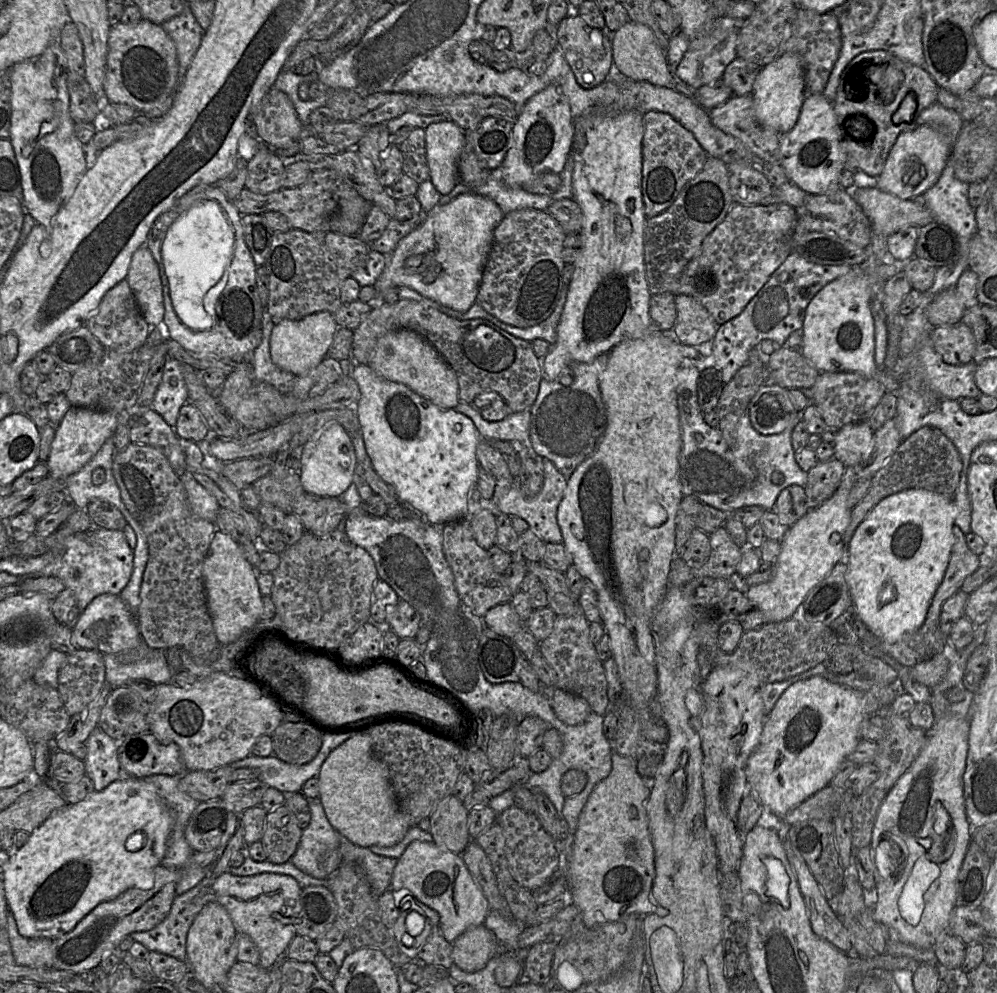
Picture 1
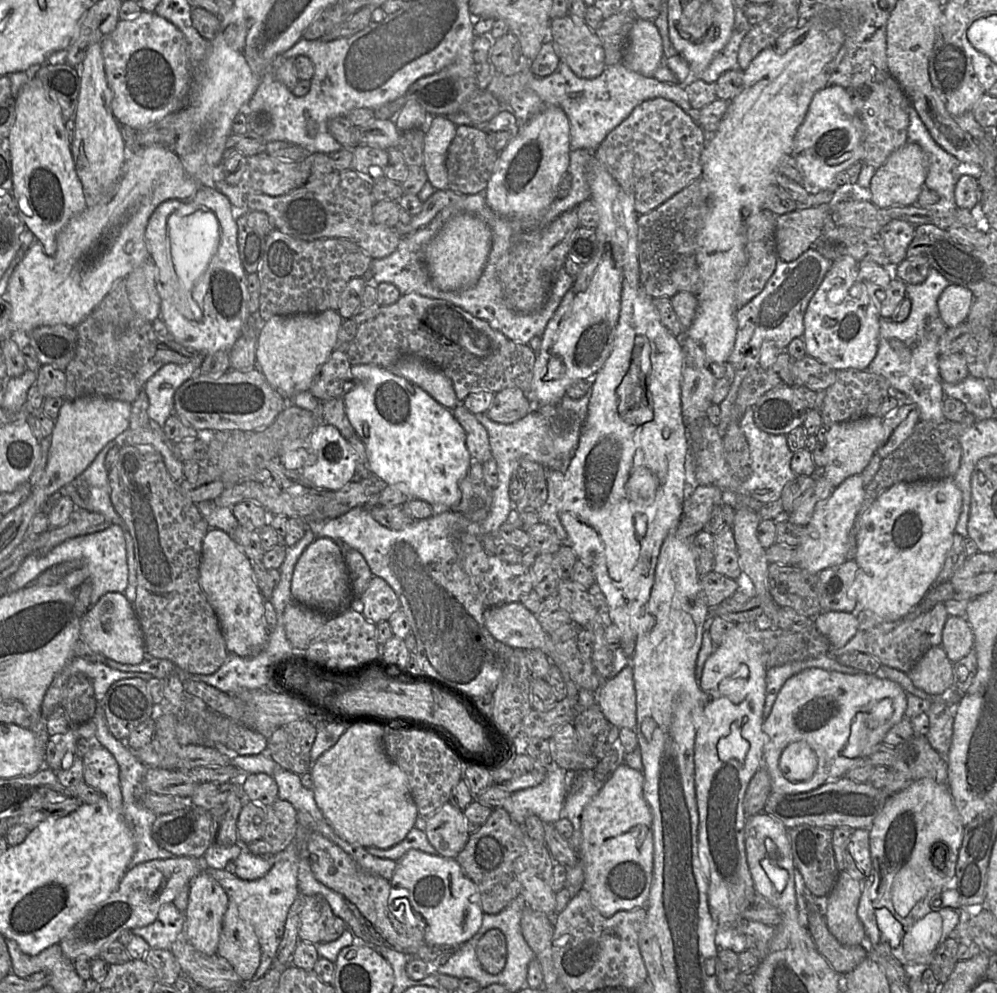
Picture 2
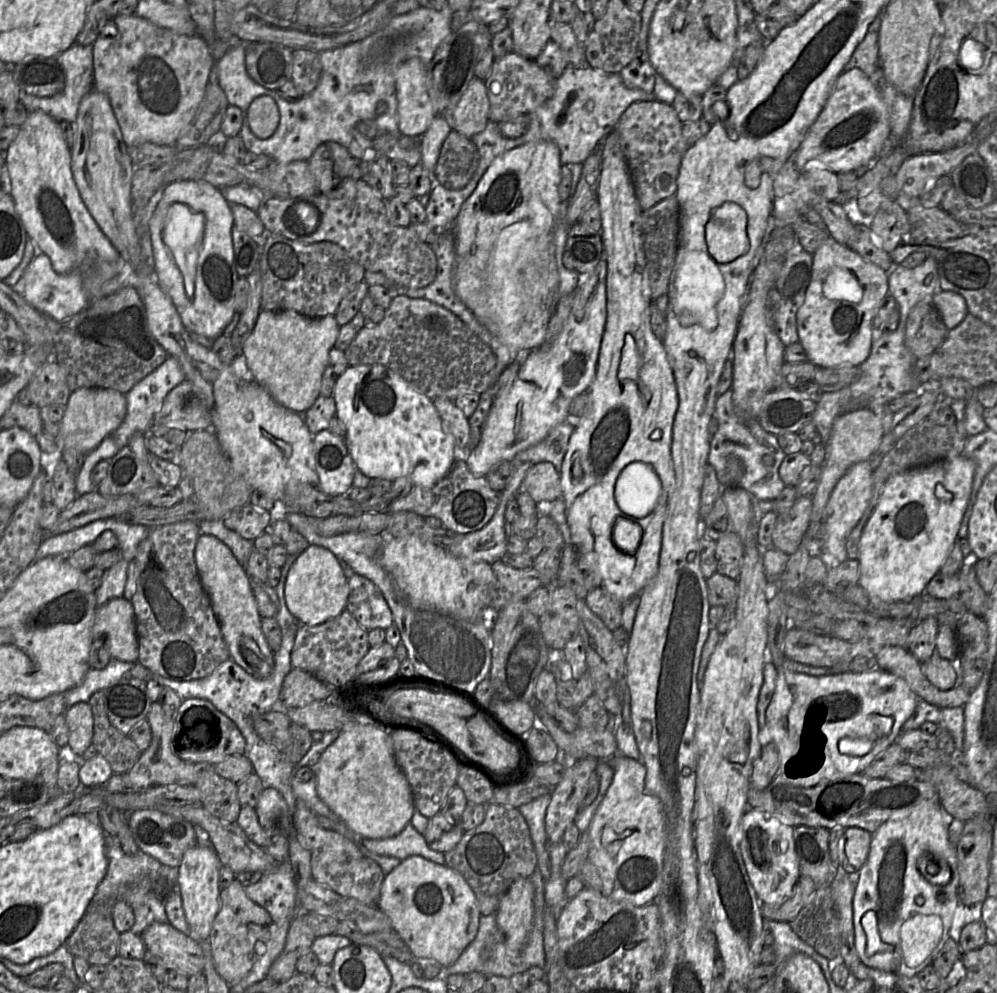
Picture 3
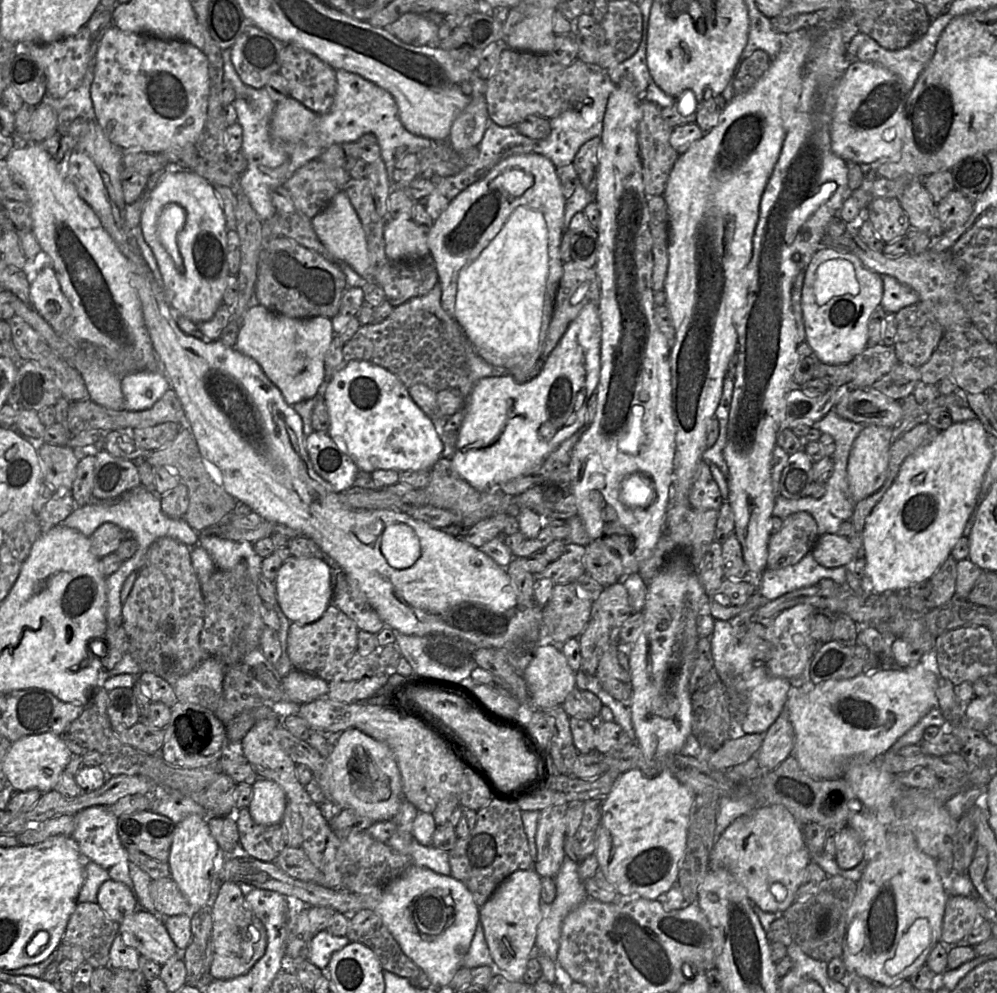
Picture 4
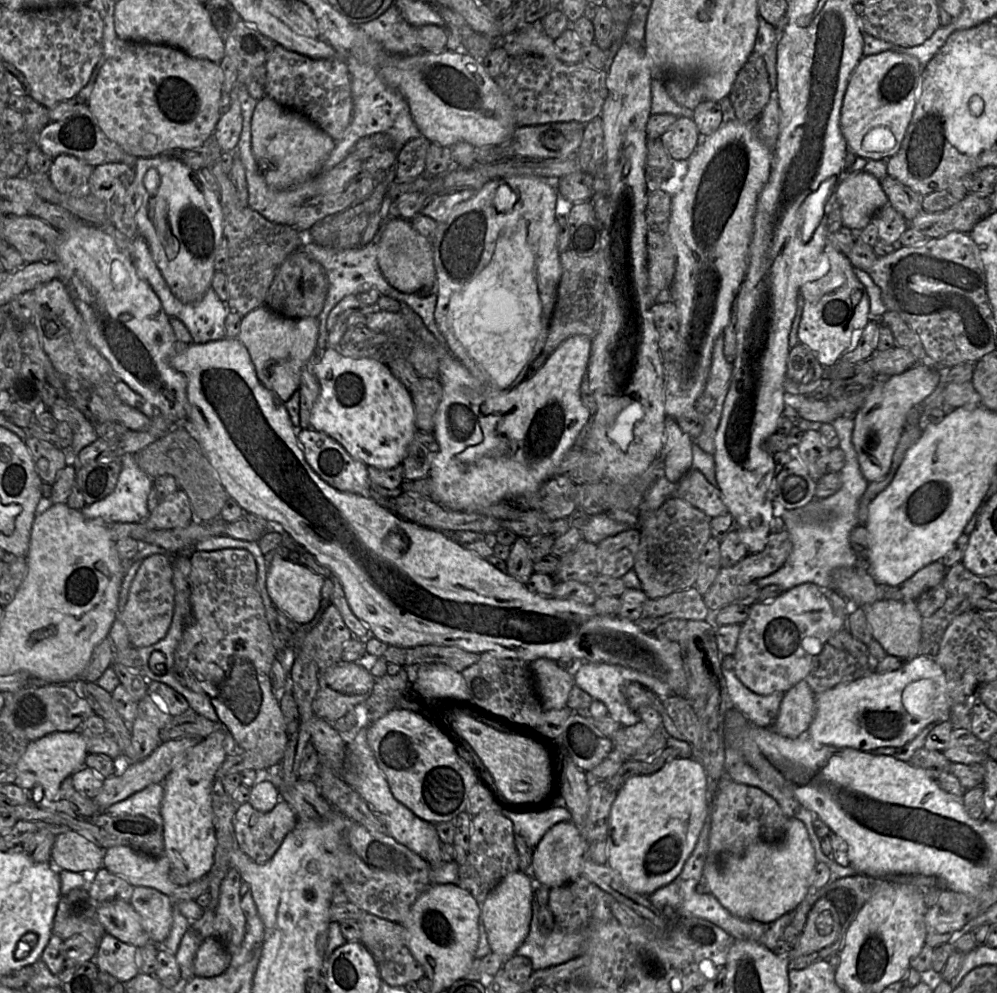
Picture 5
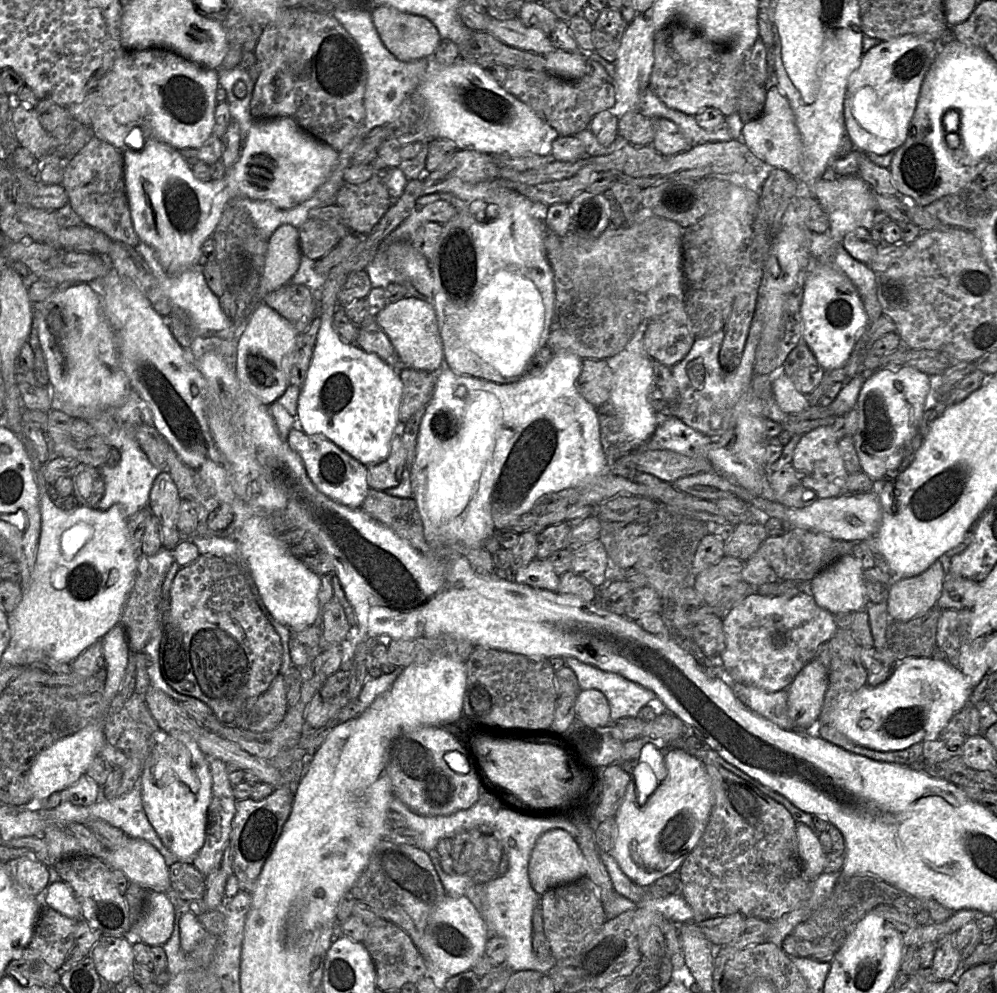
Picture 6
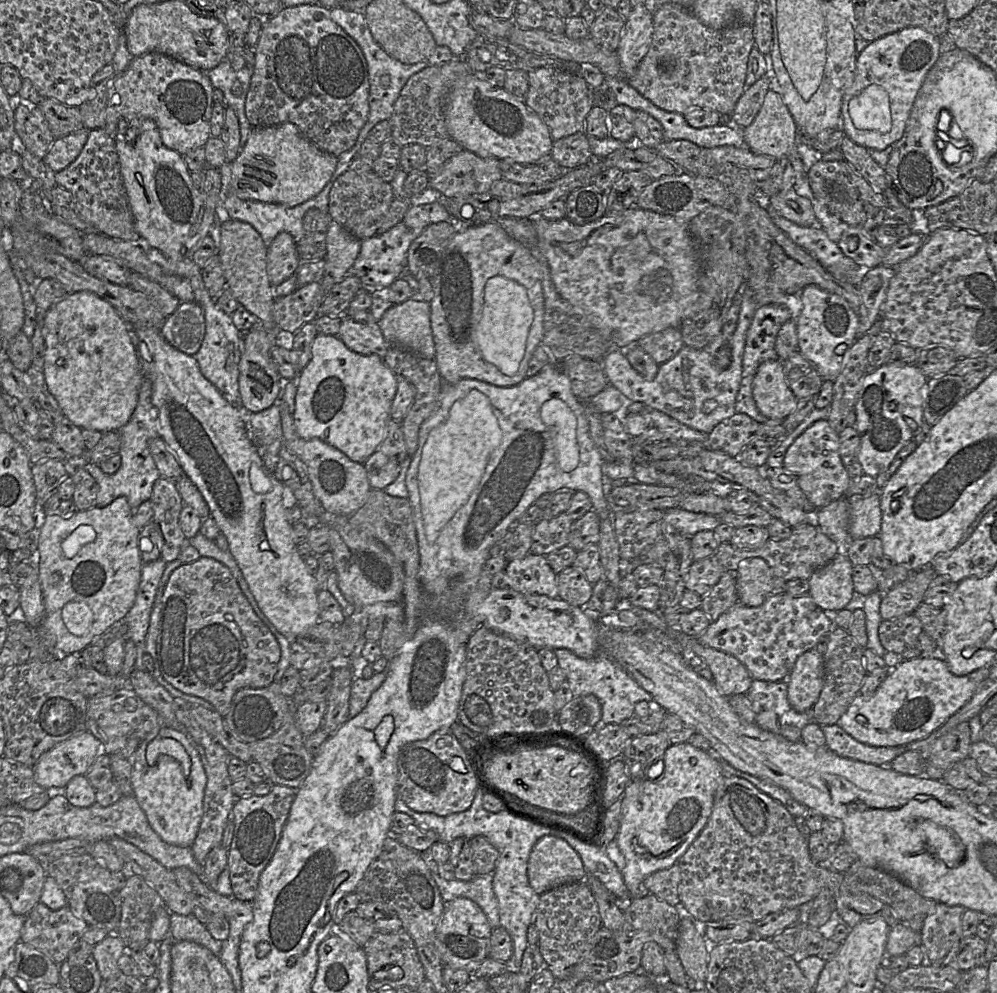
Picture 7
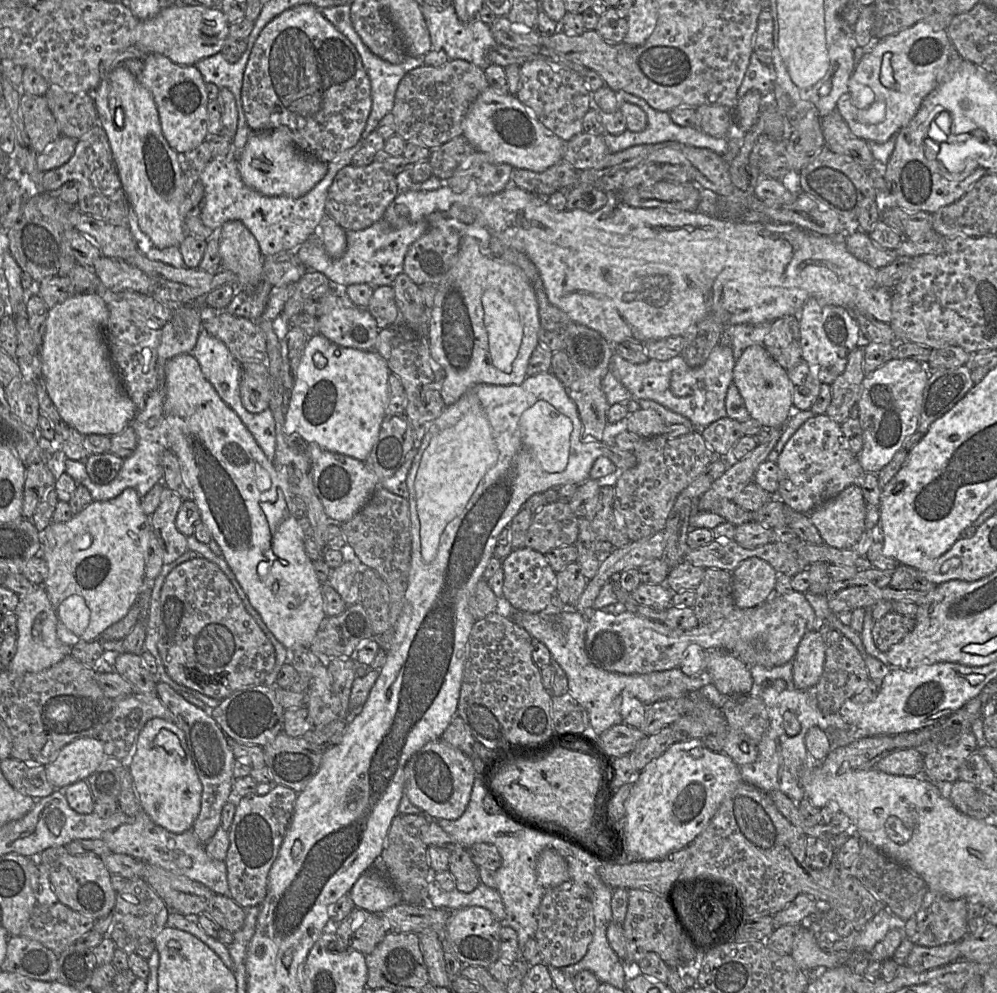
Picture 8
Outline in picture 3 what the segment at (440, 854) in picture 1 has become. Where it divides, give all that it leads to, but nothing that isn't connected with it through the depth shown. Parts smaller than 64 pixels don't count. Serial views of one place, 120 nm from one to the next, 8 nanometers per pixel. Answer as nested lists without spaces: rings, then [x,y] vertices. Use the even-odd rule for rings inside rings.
[[[419,855],[409,856],[385,876],[377,907],[390,919],[393,929],[406,942],[416,959],[433,959],[443,967],[452,965],[475,939],[481,913],[476,896],[464,877],[447,865]]]

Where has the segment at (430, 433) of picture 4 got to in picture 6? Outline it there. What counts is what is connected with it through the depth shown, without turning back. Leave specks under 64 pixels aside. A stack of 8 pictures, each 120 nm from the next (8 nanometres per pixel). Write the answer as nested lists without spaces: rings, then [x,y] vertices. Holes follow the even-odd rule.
[[[421,179],[408,181],[401,196],[390,204],[366,239],[353,250],[345,261],[334,266],[327,275],[319,304],[320,330],[314,345],[312,362],[298,399],[296,420],[298,419],[301,424],[301,431],[309,435],[318,434],[326,437],[365,466],[381,463],[390,454],[392,439],[399,430],[399,408],[403,396],[403,384],[398,372],[377,355],[366,353],[356,344],[349,344],[341,340],[333,328],[333,316],[338,308],[342,308],[339,305],[339,292],[348,276],[353,272],[365,270],[377,254],[378,246],[384,238],[415,209],[417,200],[413,193],[420,190],[420,185]]]

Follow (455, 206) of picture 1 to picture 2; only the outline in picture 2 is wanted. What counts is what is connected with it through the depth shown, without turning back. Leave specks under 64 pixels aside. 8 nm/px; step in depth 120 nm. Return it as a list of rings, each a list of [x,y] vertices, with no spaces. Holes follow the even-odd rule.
[[[460,213],[451,217],[426,249],[433,284],[443,291],[458,291],[473,286],[480,278],[492,246],[492,232],[480,217]]]

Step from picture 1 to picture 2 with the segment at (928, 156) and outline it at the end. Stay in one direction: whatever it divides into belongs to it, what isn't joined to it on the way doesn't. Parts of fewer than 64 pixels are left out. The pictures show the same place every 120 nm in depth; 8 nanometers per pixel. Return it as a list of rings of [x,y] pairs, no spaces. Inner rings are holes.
[[[906,142],[894,151],[885,163],[875,170],[869,185],[870,201],[879,208],[902,207],[915,204],[927,176],[926,155],[916,143]]]

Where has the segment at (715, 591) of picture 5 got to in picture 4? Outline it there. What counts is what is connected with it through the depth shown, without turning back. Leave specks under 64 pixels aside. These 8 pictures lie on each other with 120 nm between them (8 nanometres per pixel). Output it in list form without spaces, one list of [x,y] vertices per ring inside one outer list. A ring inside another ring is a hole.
[[[806,511],[793,513],[783,520],[781,529],[768,541],[767,569],[781,569],[797,563],[818,537],[818,526]]]

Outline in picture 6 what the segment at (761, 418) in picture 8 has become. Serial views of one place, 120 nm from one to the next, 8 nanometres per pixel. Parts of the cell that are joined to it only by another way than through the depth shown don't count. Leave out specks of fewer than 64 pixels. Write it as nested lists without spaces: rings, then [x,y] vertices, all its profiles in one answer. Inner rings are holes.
[[[779,367],[769,374],[774,399],[779,408],[786,414],[802,412],[810,406],[807,397],[799,393],[792,381]]]

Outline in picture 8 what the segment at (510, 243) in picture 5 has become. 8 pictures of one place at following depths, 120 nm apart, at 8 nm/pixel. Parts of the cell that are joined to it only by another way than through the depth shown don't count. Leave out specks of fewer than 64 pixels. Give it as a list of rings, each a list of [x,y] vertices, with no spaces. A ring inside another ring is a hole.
[[[487,289],[482,296],[484,325],[493,365],[510,373],[523,337],[519,315],[498,289]]]

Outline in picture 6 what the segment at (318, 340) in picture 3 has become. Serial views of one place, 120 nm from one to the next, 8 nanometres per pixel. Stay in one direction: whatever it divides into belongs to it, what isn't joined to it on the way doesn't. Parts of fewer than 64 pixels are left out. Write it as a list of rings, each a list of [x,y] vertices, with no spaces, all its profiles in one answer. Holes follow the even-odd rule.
[[[264,303],[256,305],[248,316],[247,326],[238,342],[236,375],[241,385],[268,407],[277,402],[290,385],[298,335],[288,320]]]

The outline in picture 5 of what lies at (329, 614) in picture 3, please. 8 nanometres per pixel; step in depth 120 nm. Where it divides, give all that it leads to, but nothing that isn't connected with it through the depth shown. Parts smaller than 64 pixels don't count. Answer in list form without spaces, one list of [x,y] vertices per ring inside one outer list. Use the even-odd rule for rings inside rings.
[[[273,558],[267,570],[266,588],[273,605],[297,624],[309,623],[321,604],[321,591],[325,578],[302,564],[288,559]]]

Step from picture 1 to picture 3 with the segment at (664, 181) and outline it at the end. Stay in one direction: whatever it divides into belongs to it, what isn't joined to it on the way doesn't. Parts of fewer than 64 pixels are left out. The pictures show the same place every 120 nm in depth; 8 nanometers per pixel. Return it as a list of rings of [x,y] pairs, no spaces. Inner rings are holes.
[[[655,99],[633,102],[614,129],[619,134],[636,197],[643,211],[676,193],[680,164],[690,147],[682,136],[682,127],[683,122],[673,106]]]

